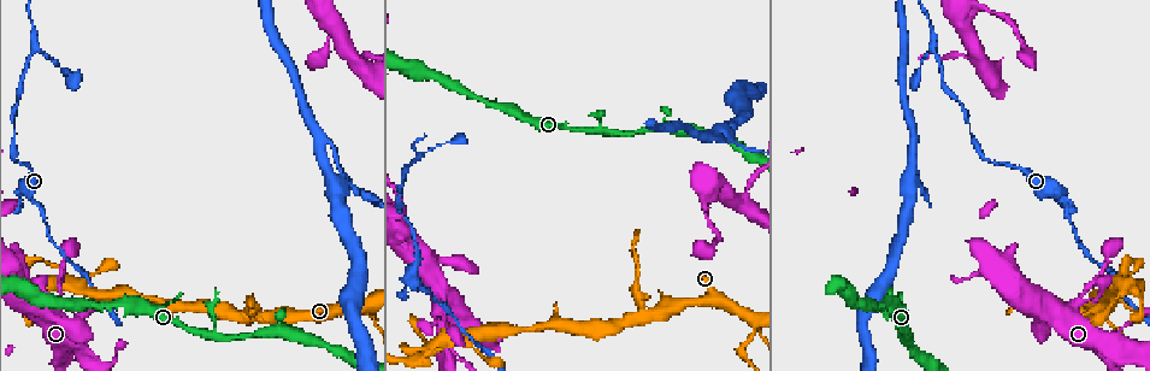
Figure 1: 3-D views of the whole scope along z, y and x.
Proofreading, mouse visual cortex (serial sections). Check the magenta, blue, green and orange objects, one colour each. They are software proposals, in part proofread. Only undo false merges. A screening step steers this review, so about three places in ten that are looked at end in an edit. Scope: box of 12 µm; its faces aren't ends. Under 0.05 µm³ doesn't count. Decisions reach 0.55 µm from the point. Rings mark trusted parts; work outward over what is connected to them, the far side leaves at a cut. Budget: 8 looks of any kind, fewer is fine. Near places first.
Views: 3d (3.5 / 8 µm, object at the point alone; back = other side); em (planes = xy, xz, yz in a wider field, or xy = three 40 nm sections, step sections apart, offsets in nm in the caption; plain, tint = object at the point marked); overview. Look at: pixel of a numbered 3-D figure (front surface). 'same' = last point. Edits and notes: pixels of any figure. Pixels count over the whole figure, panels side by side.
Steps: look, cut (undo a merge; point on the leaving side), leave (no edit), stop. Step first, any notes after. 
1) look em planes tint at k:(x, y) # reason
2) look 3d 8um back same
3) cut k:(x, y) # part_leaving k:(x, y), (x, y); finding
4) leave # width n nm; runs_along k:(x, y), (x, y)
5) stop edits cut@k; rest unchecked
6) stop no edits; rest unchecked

look 3d 8um back at 1:(642, 319) # branch point

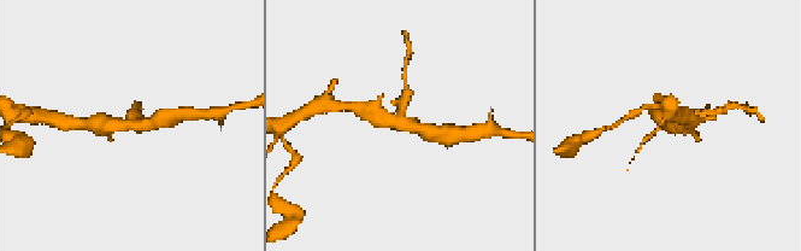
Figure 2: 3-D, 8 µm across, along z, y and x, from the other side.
look em xy step 3 tint at 2:(402, 120) # arms 3; arm_widths 300, 350, 500 nm; need the tissue

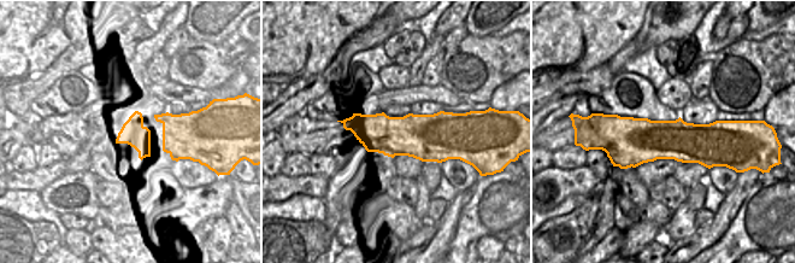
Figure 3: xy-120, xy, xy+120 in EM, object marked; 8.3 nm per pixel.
cut 2:(406, 92) # part_leaving 2:(401, 111), (405, 98), (405, 64); two cells meet here

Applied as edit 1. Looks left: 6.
look overview

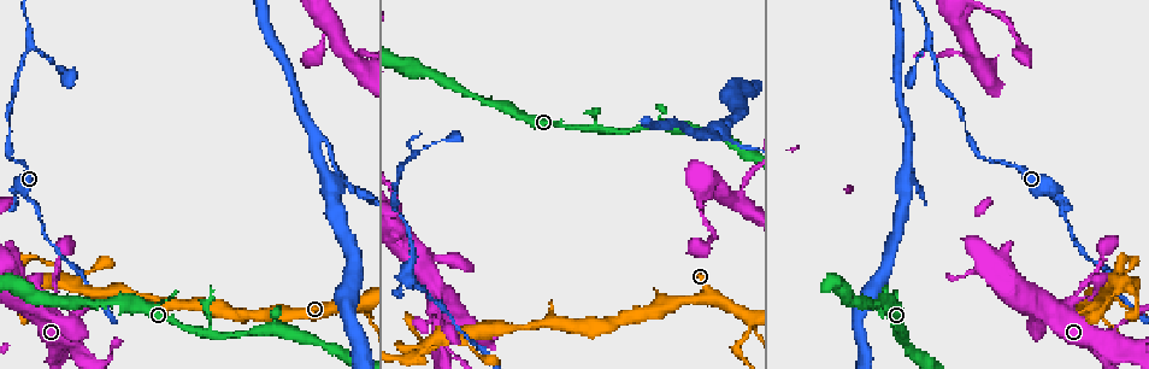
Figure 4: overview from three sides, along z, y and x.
look 3d 3.5um at 4:(1073, 296) # three arms meet

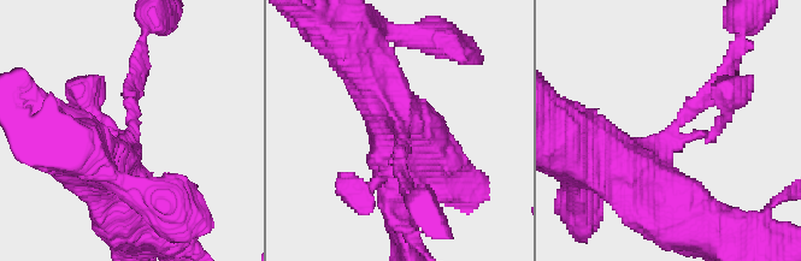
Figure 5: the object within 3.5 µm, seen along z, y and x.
look em xy step 3 tint at 5:(130, 137) # arms 3; arm_widths 150, 200, 700 nm; shape alone is not enough

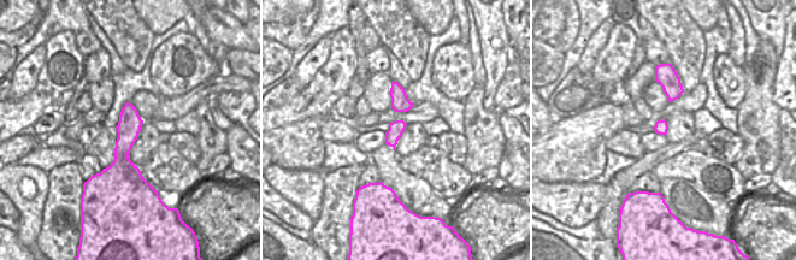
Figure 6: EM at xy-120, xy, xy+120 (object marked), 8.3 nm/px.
leave # runs_along 5:(660, 202), (654, 158), (722, 72); continuous, no second cell

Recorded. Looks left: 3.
look 3d 3.5um at 4:(647, 129) # thick turns thin

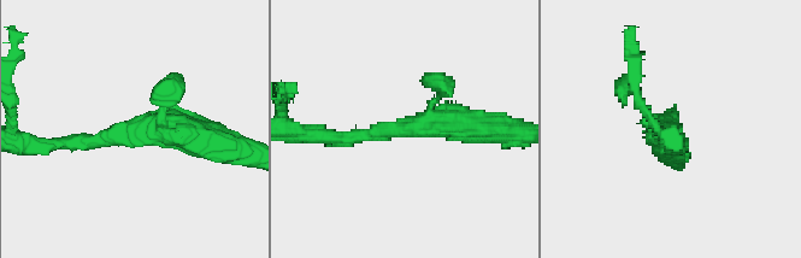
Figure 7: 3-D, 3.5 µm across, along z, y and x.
look em xy step 5 tint at 7:(142, 132) # shape alone is not enough

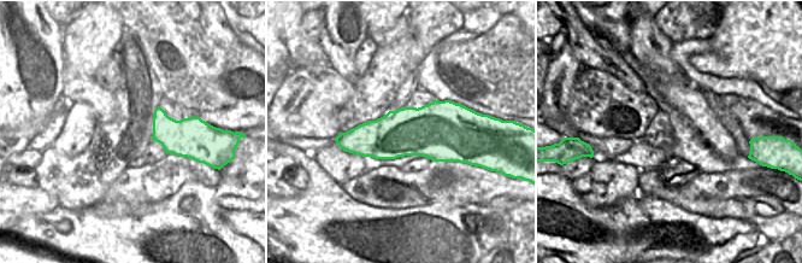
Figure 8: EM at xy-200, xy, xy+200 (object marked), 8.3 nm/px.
leave # continuous, no second cell

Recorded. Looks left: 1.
look 3d 3.5um back at 4:(30, 46) # abrupt turn

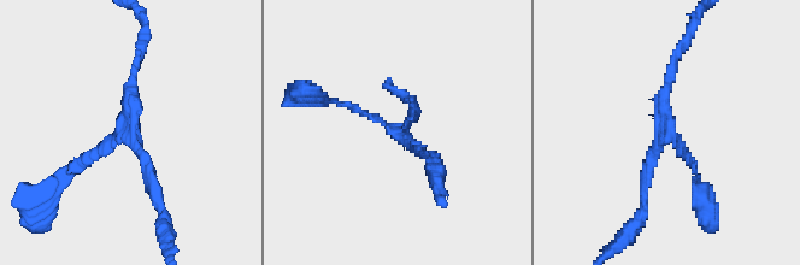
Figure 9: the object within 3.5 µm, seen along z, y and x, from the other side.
leave # arm_widths 100, 150, 150 nm; runs_along 9:(429, 155), (377, 118), (336, 102); continuous, no second cell

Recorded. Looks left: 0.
stop edits cut@2; rest unchecked

